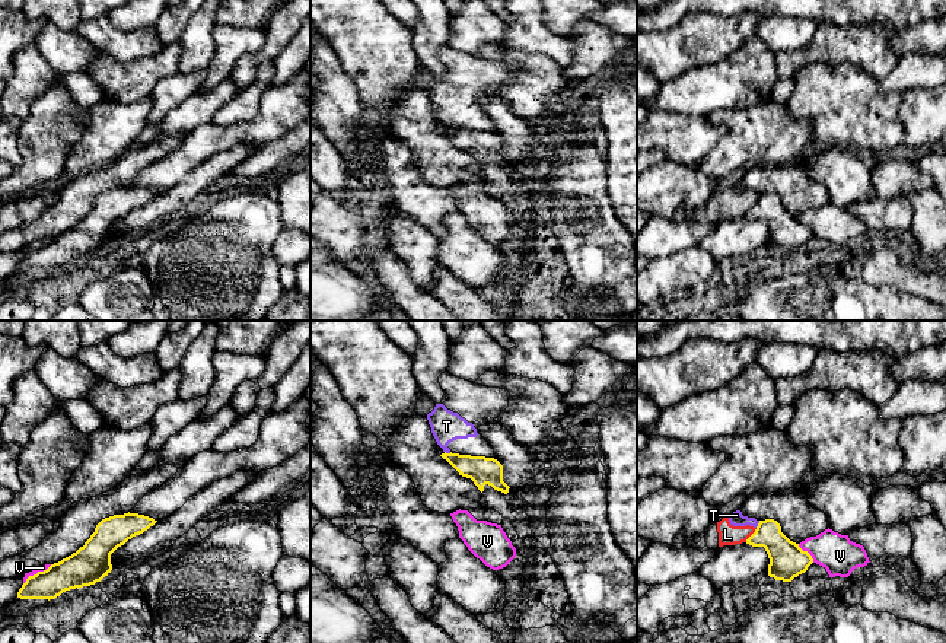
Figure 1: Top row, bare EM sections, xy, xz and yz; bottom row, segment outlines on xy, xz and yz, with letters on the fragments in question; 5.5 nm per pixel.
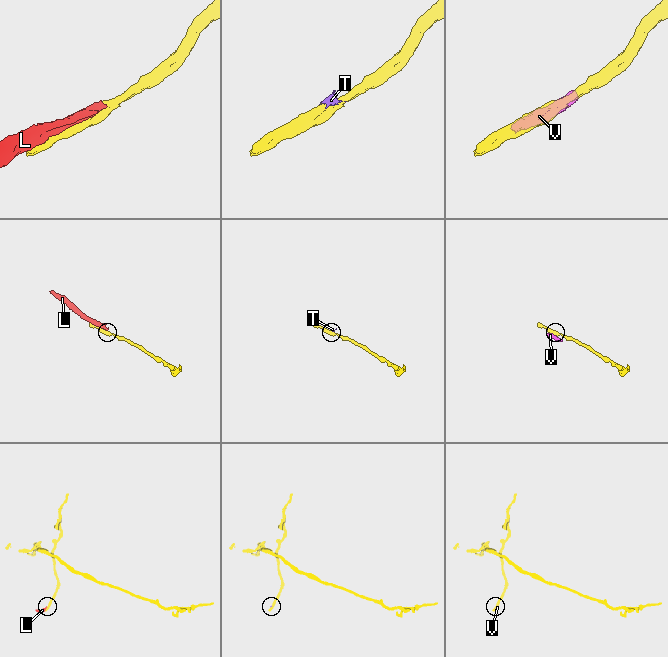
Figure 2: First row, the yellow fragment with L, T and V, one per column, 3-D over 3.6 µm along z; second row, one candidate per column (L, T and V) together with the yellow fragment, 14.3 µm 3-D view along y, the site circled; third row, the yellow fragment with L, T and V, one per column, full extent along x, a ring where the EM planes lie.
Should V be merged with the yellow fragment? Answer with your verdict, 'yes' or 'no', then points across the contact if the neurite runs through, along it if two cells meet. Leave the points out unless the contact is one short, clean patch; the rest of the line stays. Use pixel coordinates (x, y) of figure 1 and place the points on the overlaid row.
no

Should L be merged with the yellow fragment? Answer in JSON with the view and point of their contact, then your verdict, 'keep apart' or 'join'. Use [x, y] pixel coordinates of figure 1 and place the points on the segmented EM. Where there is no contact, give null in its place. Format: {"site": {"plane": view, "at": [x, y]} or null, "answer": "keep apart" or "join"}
{"site": {"plane": "yz", "at": [751, 535]}, "answer": "keep apart"}

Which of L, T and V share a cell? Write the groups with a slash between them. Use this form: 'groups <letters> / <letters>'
groups L T / V

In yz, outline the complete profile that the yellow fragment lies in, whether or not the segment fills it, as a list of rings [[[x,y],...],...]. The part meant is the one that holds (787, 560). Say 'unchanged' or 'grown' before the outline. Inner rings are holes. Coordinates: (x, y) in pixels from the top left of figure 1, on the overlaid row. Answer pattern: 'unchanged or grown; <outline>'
unchanged; [[[774,519],[759,521],[746,544],[765,548],[770,558],[768,576],[775,580],[791,582],[813,563],[812,556],[790,541]]]

